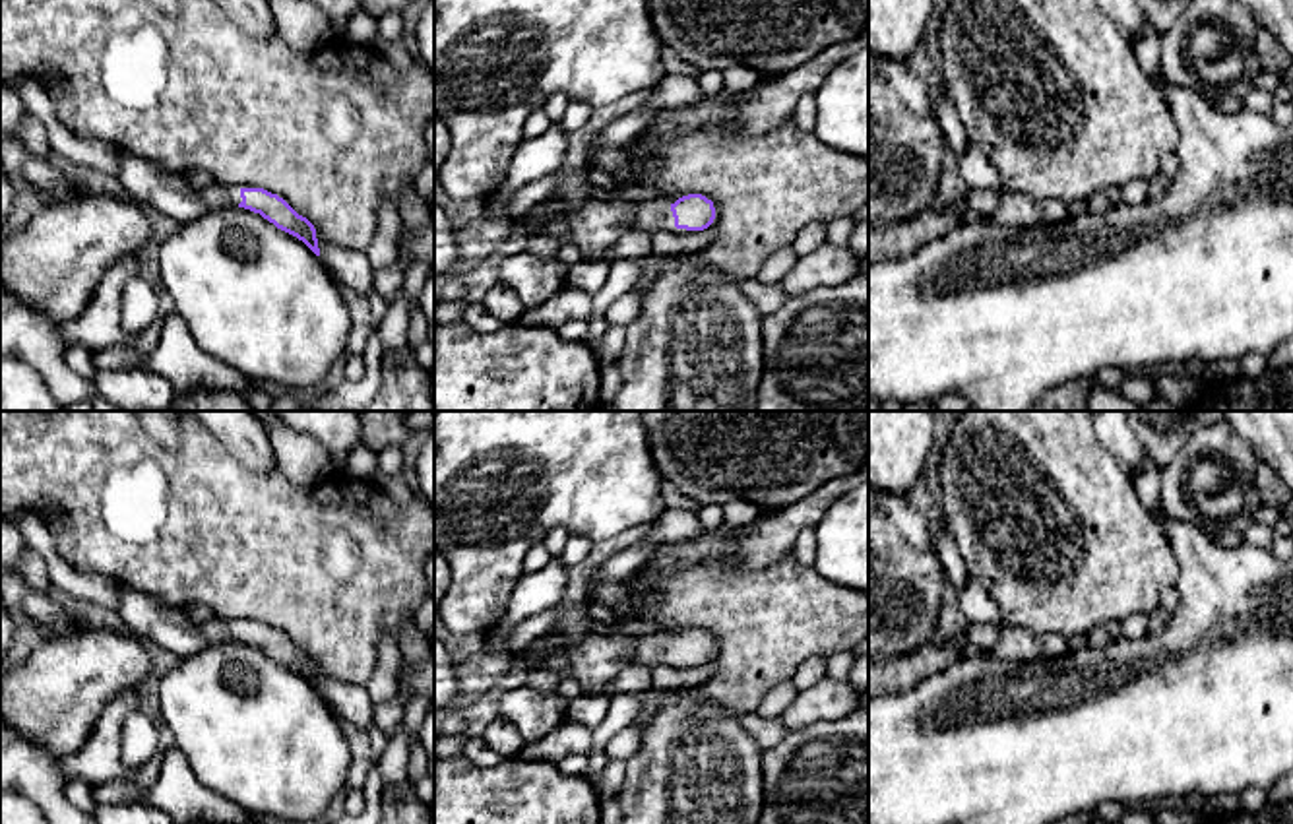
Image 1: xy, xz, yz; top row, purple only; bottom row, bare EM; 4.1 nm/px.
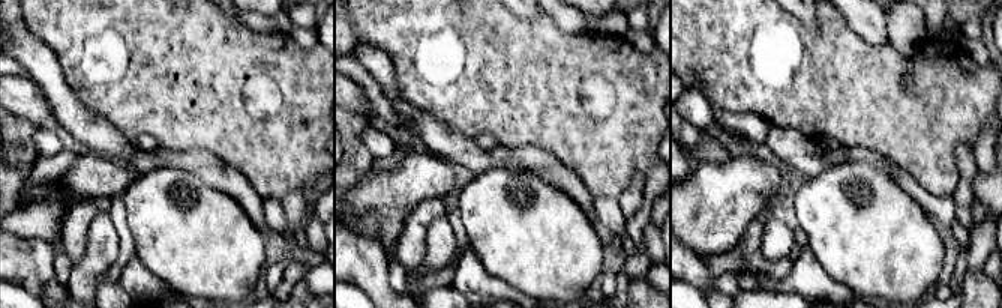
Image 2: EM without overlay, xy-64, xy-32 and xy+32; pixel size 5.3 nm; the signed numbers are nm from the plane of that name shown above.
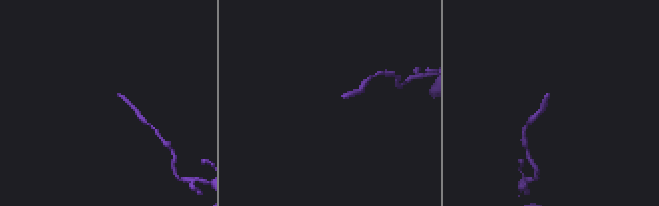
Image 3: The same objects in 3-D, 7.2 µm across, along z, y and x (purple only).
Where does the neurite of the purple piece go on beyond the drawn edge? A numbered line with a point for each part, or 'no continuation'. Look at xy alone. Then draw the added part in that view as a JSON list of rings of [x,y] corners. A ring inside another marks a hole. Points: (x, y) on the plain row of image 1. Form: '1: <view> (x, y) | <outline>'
1: xy (154, 621) | [[[126,586],[118,589],[116,613],[134,636],[151,648],[167,650],[176,659],[190,657],[207,646],[238,642],[242,636],[237,620],[196,624],[182,609]]]

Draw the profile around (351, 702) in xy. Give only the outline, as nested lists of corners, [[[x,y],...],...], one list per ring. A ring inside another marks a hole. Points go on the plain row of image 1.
[[[318,667],[316,673],[320,682],[320,694],[326,698],[333,713],[366,731],[372,725],[374,708],[366,686],[333,681]]]

